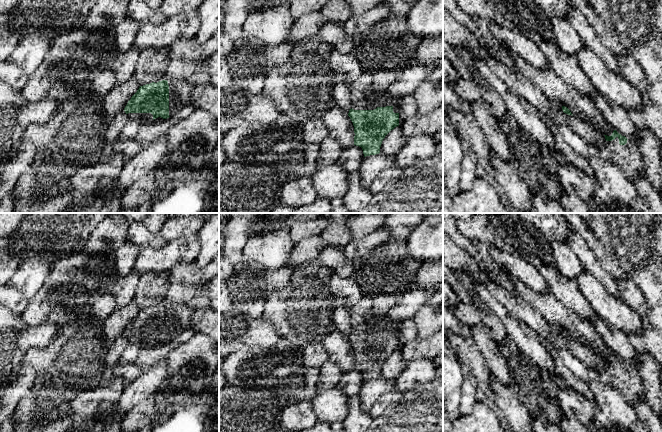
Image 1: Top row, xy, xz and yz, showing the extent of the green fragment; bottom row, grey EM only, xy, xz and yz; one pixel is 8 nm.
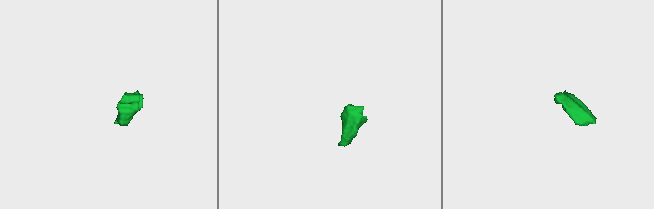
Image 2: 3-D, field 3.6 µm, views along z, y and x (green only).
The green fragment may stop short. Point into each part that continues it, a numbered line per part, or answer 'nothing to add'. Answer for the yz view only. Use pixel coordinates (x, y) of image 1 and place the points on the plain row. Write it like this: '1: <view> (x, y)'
1: yz (627, 381)

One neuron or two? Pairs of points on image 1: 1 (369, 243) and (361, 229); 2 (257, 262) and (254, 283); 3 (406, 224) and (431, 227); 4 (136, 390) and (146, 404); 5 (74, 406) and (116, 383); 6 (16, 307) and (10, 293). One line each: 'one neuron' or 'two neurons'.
1: two neurons
2: two neurons
3: two neurons
4: two neurons
5: one neuron
6: one neuron

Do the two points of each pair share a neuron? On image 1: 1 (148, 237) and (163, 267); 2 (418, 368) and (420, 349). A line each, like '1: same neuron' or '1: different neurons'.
1: different neurons
2: different neurons

